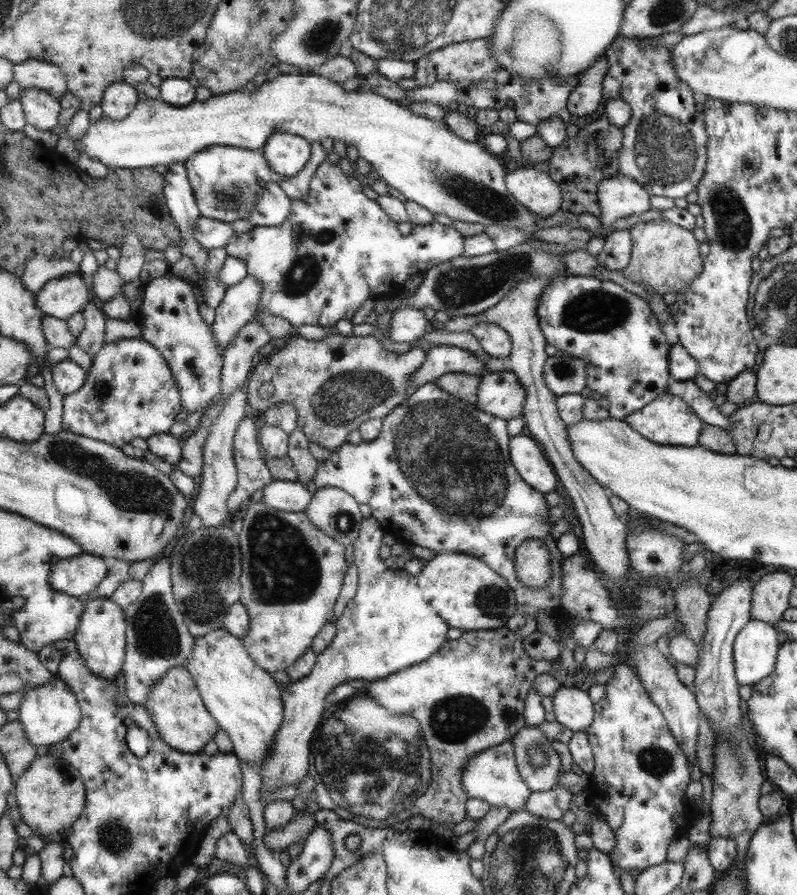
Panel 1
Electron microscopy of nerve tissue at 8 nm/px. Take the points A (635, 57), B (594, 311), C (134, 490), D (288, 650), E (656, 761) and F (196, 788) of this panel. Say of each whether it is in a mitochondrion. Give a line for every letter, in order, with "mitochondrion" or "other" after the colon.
A: other
B: mitochondrion
C: mitochondrion
D: other
E: mitochondrion
F: other

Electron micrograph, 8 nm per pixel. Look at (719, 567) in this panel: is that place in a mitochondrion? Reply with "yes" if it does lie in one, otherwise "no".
no

